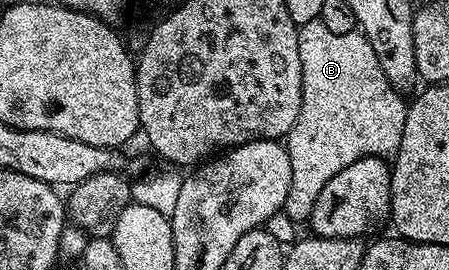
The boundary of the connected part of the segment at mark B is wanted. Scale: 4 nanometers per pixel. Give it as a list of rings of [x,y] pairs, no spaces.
[[[318,20],[299,27],[297,43],[299,44],[299,68],[301,69],[301,107],[299,108],[299,116],[295,120],[295,124],[290,128],[283,142],[285,151],[291,156],[291,188],[287,192],[283,214],[286,214],[293,222],[305,224],[308,223],[311,212],[315,208],[315,200],[319,200],[319,192],[323,192],[323,188],[327,185],[327,180],[331,180],[331,176],[337,175],[338,172],[343,172],[343,168],[347,168],[347,164],[355,164],[355,160],[363,160],[374,156],[396,155],[399,148],[399,140],[403,140],[403,124],[407,120],[407,102],[406,99],[401,99],[404,98],[402,91],[396,90],[391,84],[391,80],[387,80],[387,76],[383,74],[383,68],[379,68],[377,53],[371,48],[371,44],[366,40],[360,29],[340,34],[339,32],[331,32],[327,29],[327,24],[323,24]]]

